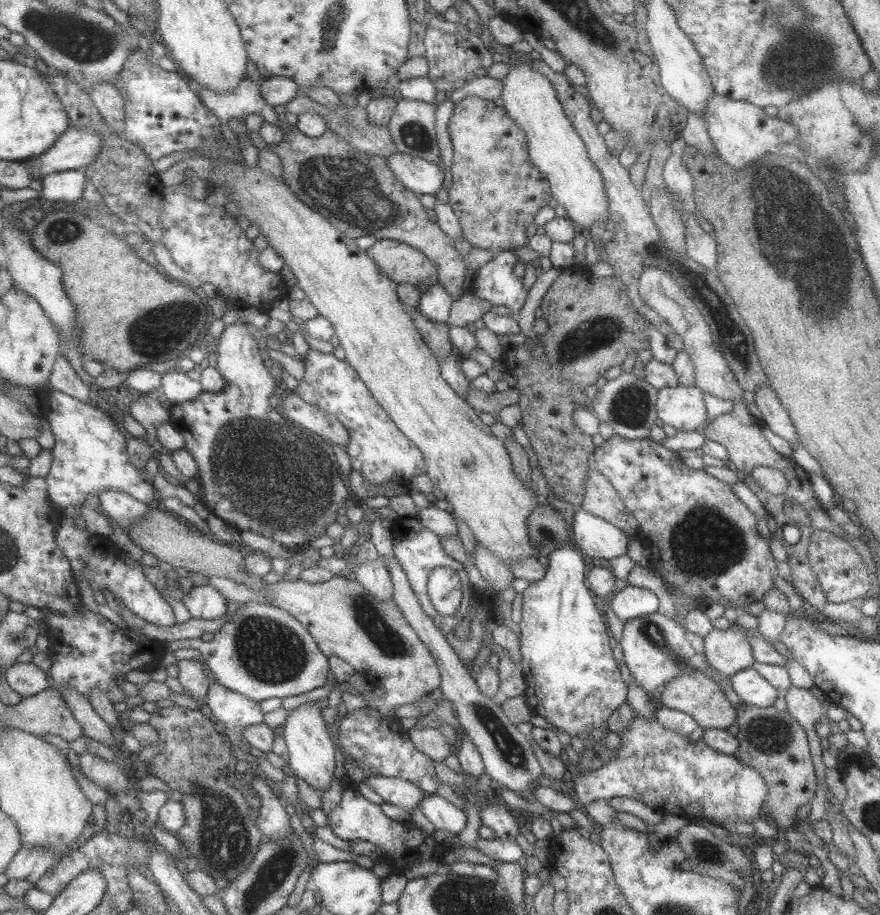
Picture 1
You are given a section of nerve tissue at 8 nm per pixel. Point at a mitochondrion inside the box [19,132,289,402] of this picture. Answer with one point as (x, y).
(143, 337)

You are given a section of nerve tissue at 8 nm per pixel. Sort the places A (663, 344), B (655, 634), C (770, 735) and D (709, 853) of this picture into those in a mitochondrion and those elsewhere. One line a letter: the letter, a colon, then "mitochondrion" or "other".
A: other
B: mitochondrion
C: mitochondrion
D: mitochondrion

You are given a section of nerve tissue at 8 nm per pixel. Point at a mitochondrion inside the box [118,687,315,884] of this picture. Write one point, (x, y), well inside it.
(226, 839)

